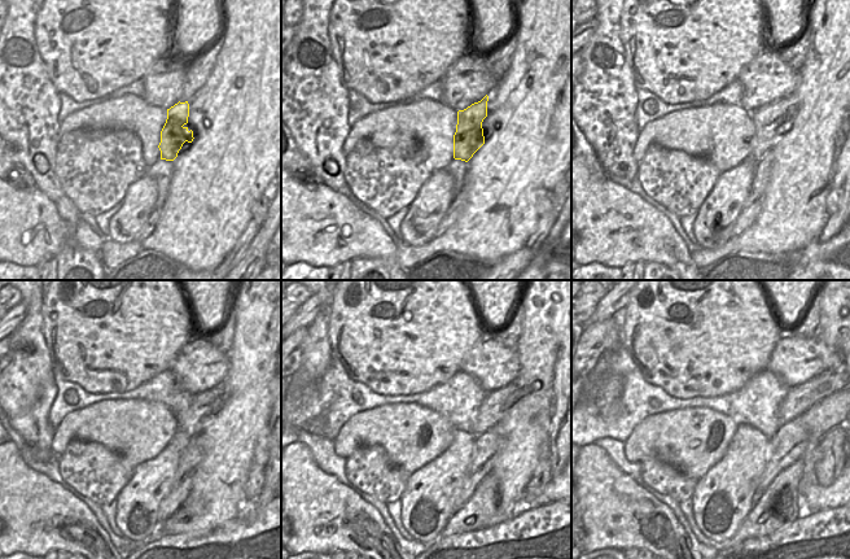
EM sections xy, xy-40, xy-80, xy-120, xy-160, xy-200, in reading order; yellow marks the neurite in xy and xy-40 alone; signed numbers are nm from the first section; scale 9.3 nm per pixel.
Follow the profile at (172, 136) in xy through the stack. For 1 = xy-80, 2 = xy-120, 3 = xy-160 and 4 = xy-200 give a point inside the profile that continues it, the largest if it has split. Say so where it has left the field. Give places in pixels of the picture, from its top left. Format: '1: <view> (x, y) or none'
1: xy-80 (769, 119)
2: xy-120 (196, 418)
3: xy-160 (498, 404)
4: xy-200 (800, 398)

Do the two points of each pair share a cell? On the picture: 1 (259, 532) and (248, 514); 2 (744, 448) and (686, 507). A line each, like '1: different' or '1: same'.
1: different
2: different

